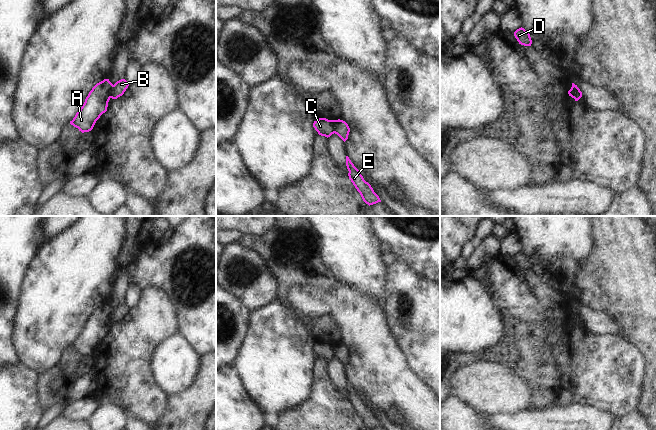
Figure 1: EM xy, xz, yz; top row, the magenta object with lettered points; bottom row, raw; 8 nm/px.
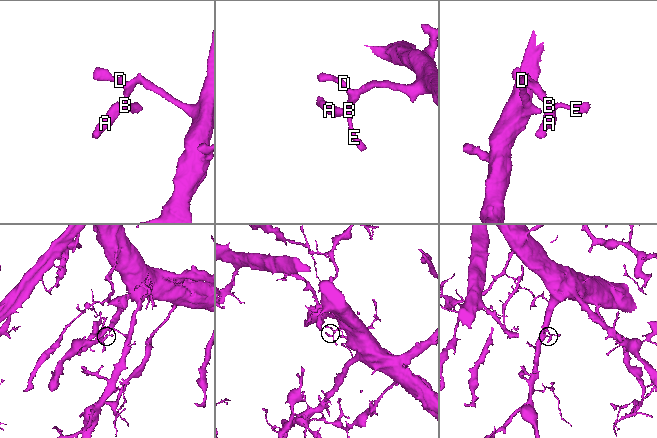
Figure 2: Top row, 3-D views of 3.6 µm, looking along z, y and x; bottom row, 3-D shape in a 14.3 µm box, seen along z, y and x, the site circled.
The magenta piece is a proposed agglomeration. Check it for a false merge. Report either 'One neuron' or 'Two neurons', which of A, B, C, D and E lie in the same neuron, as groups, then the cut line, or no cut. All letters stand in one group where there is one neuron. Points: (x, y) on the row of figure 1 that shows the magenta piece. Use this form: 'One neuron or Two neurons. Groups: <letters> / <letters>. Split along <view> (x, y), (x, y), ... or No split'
Two neurons. Groups: A C / B D E. Split along xy (113, 85), (110, 97).

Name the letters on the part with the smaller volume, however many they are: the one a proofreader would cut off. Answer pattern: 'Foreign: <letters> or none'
Foreign: A, C.

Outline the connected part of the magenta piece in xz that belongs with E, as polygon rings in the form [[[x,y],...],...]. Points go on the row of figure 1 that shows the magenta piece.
[[[346,156],[346,166],[349,171],[348,176],[357,191],[360,193],[363,201],[370,205],[381,202],[379,196],[374,192],[371,185],[366,182],[359,170],[354,166],[348,156]]]

